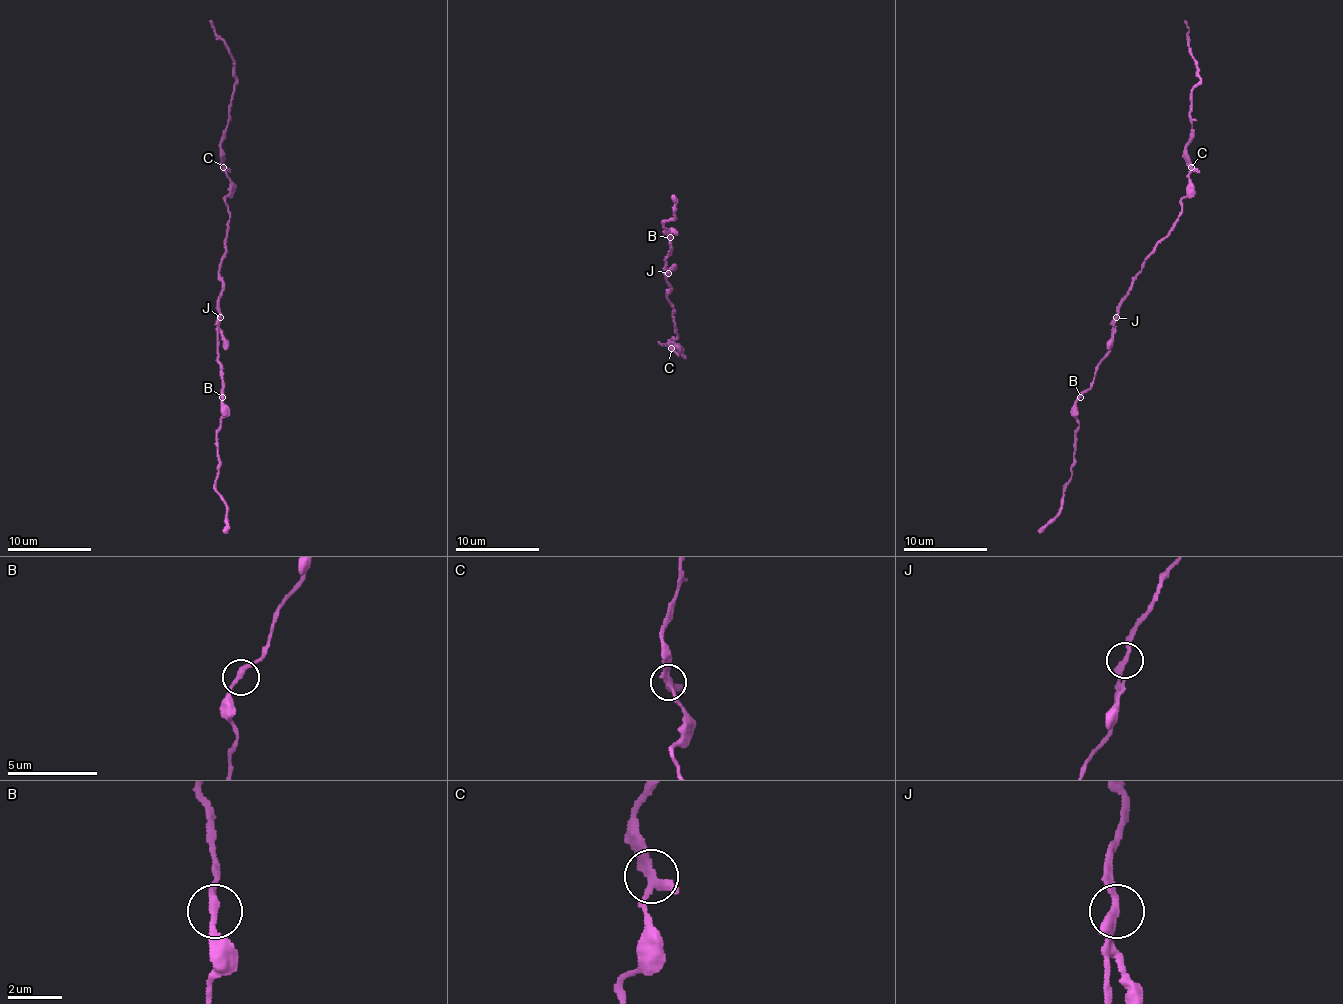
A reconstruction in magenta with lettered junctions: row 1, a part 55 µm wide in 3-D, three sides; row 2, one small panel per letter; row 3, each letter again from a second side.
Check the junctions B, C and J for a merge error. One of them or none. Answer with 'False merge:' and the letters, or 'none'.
False merge: none

